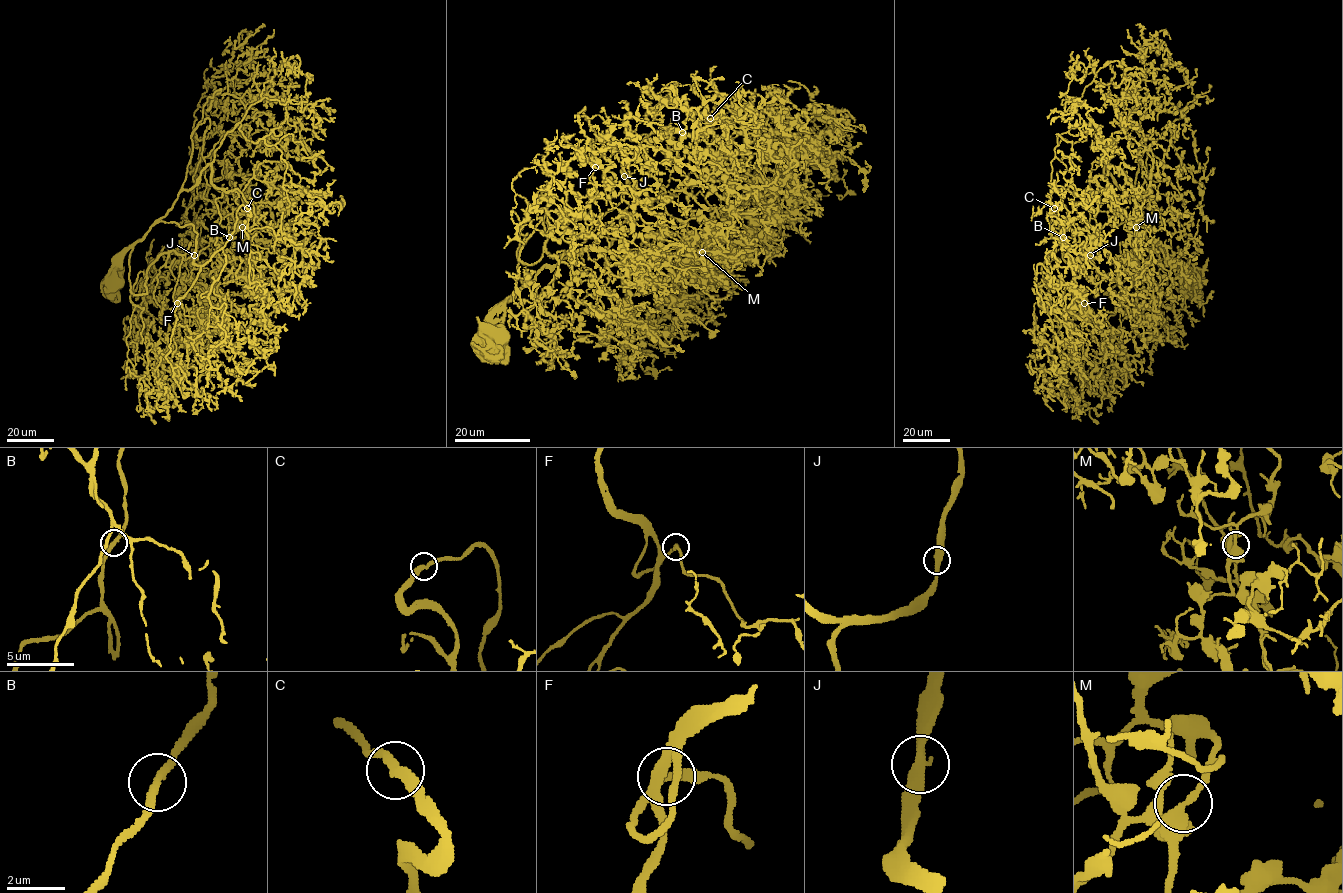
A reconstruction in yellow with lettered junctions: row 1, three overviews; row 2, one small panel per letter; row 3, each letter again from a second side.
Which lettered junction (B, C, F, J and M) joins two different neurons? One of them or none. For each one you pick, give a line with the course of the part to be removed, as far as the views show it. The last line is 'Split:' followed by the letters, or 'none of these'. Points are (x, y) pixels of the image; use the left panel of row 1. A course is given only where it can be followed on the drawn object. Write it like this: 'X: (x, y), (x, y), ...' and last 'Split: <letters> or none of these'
Split: none of these

